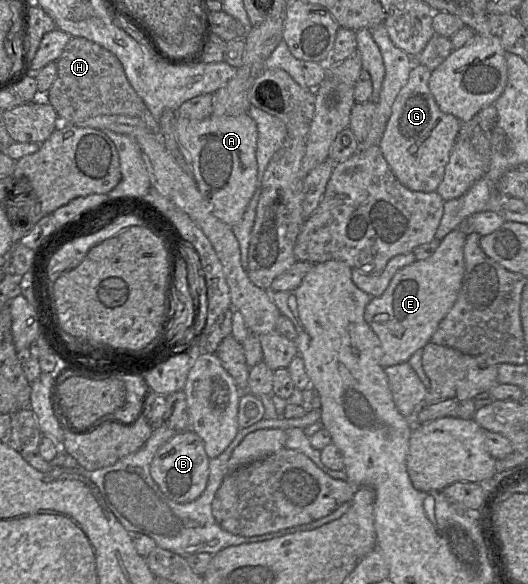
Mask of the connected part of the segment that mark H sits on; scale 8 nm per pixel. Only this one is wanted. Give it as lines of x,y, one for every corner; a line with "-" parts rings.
71,37
57,64
57,76
45,95
56,110
61,123
80,123
97,115
140,117
146,109
144,101
129,83
117,57
97,43
83,37

